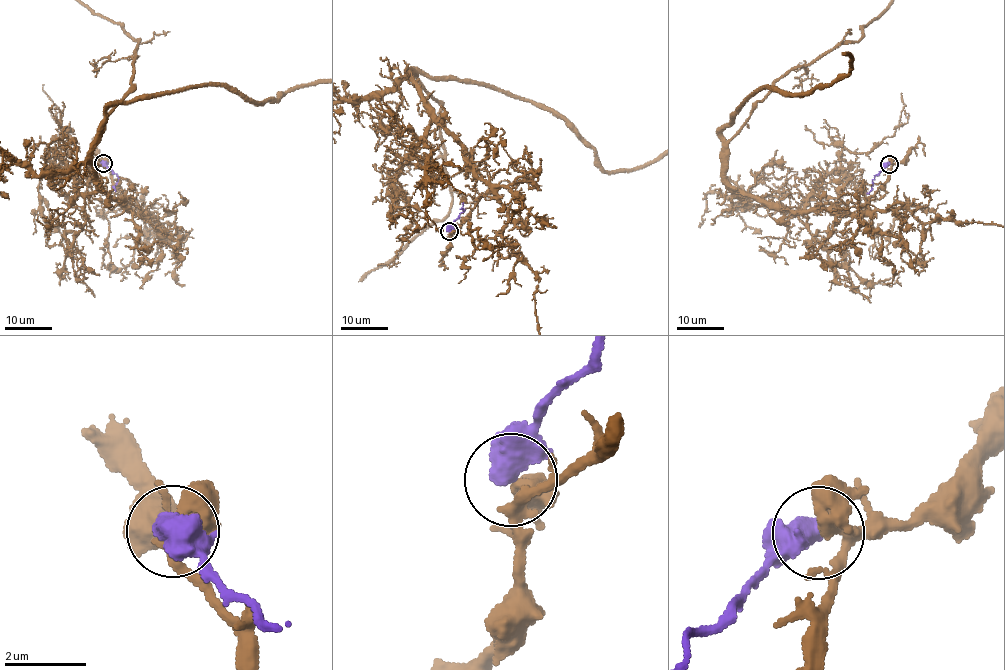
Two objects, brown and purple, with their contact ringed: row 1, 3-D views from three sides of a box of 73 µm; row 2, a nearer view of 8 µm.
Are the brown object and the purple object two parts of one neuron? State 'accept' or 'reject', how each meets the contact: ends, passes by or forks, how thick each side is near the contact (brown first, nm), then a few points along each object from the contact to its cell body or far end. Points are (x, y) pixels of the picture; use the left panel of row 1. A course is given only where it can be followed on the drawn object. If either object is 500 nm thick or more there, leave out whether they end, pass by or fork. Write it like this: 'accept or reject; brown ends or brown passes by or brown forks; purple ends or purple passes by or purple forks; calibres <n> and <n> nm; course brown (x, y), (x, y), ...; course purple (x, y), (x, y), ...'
reject; calibres 320 and 750 nm; course brown (104, 163), (142, 214), (104, 191), (91, 159), (105, 116), (133, 85), (140, 41); course purple (103, 163), (116, 175), (115, 191)

